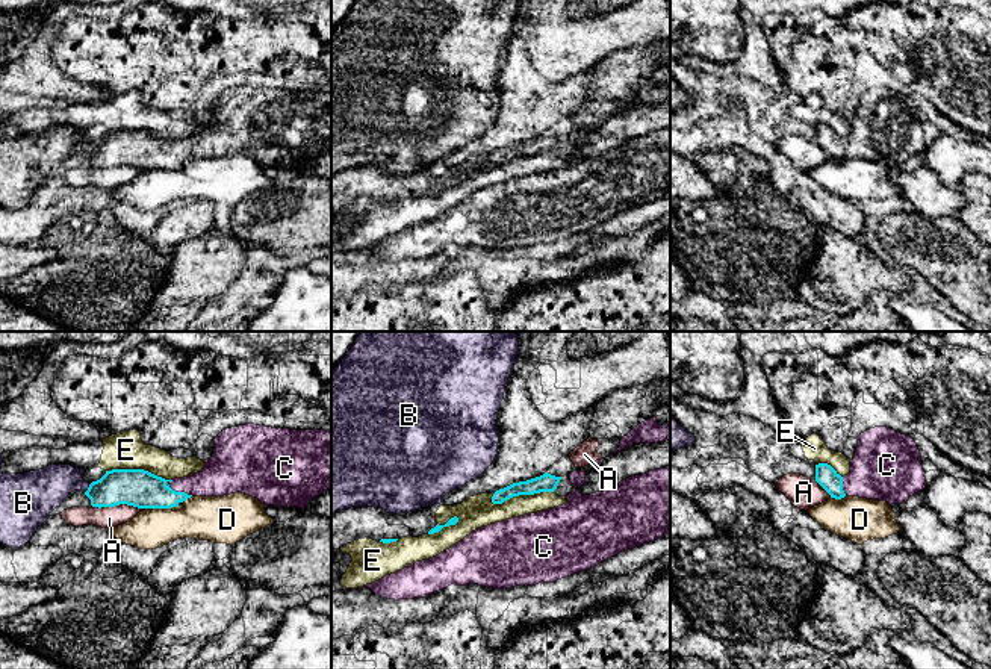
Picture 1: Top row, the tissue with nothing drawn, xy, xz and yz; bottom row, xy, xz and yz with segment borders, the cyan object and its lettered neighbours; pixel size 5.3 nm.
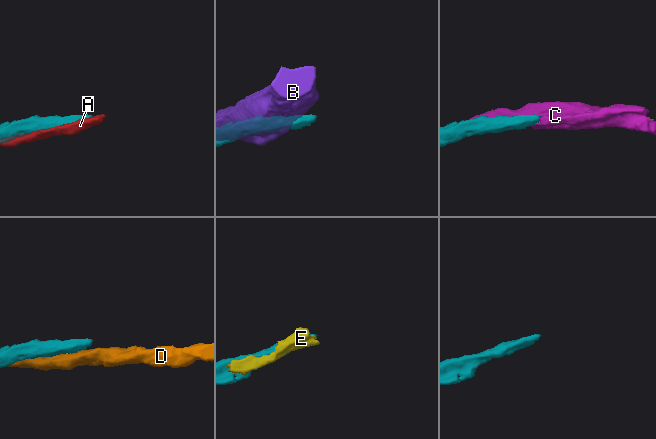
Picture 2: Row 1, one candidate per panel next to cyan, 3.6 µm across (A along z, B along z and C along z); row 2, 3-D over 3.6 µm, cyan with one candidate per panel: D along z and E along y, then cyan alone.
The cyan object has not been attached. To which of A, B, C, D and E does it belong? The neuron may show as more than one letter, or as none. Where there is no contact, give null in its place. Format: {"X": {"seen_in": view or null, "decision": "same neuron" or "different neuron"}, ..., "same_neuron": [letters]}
{"A": {"seen_in": "xy", "decision": "different neuron"}, "B": {"seen_in": "xy", "decision": "different neuron"}, "C": {"seen_in": "xy", "decision": "same neuron"}, "D": {"seen_in": "xy", "decision": "different neuron"}, "E": {"seen_in": "xz", "decision": "different neuron"}, "same_neuron": ["C"]}

